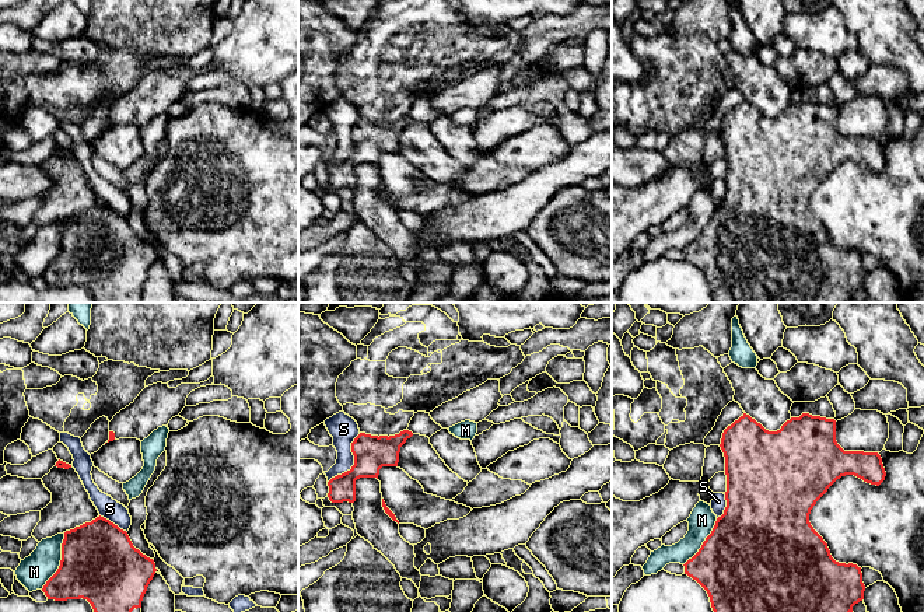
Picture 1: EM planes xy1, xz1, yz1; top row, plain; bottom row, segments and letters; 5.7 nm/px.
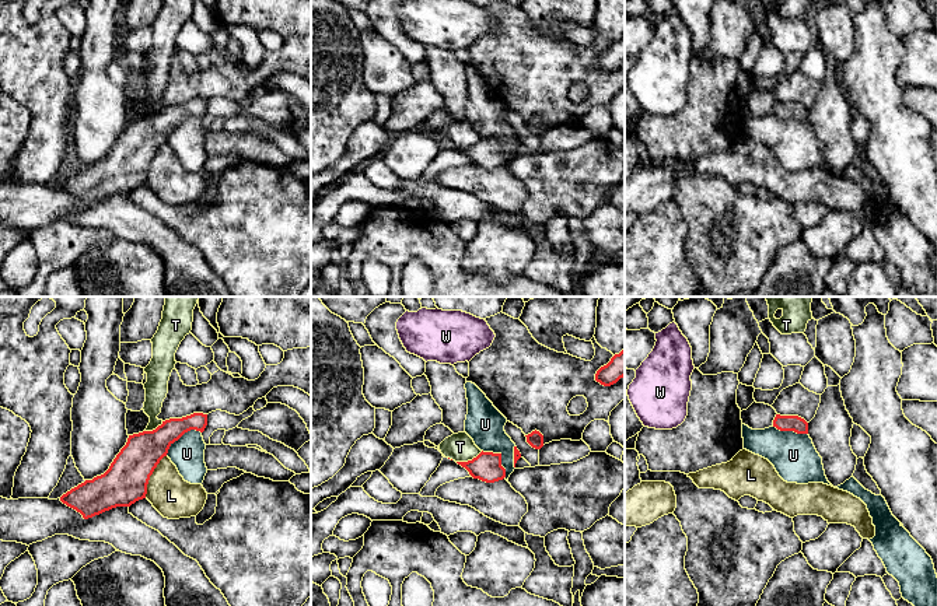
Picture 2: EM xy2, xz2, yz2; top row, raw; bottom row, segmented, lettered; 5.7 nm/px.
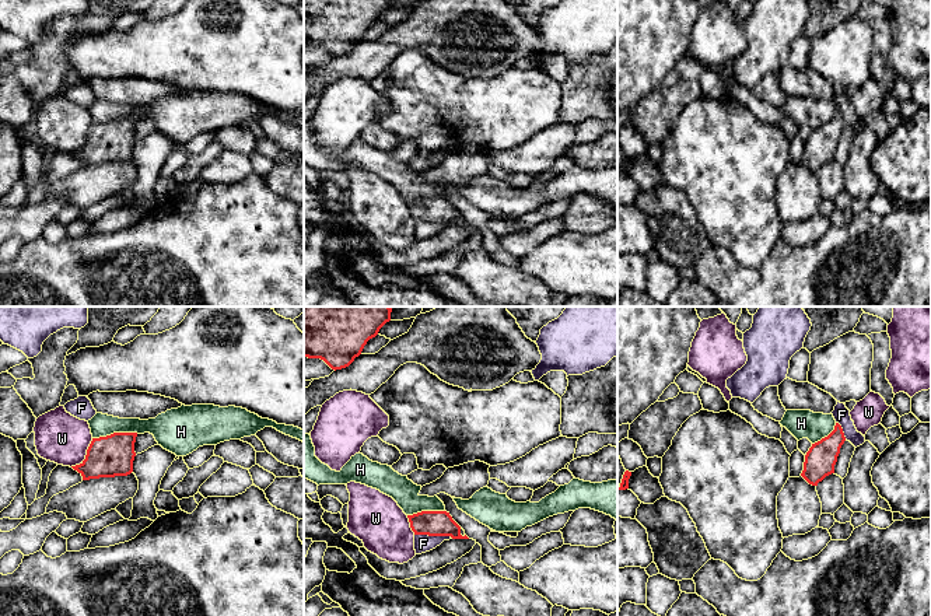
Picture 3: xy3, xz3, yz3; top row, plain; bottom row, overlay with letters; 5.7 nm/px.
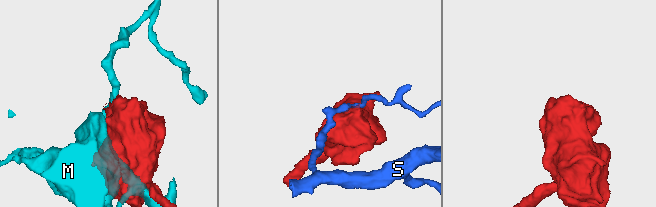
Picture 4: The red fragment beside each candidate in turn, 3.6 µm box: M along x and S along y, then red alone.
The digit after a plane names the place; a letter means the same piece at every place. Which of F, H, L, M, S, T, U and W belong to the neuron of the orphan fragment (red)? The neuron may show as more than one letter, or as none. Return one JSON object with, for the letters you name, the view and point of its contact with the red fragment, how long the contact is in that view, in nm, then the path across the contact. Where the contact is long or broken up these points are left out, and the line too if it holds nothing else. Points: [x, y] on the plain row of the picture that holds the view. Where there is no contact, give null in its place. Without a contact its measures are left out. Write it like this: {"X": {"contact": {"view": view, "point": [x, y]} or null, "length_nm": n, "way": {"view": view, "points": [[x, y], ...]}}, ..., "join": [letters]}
{"join": []}

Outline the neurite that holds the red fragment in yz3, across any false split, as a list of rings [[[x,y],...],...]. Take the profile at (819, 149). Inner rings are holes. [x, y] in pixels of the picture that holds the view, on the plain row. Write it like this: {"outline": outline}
{"outline": [[[836,109],[834,116],[820,127],[812,130],[805,141],[801,162],[812,172],[818,172],[826,162],[834,160],[834,151],[844,130],[843,115]]]}

